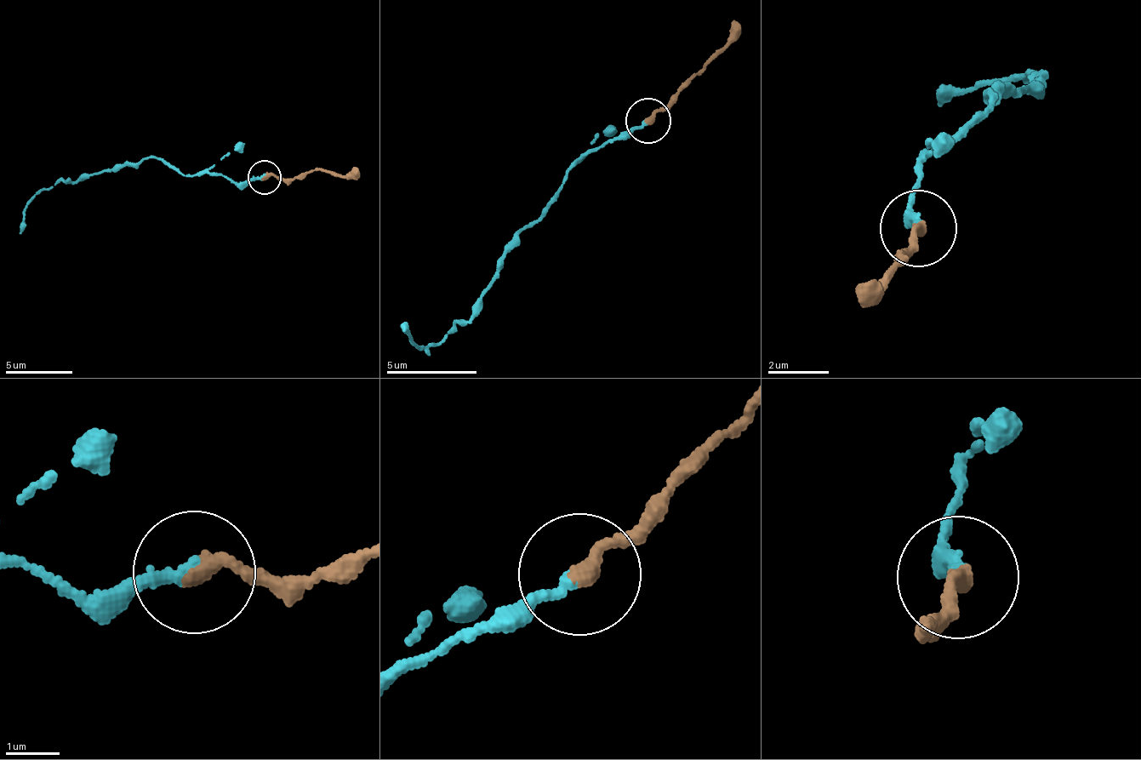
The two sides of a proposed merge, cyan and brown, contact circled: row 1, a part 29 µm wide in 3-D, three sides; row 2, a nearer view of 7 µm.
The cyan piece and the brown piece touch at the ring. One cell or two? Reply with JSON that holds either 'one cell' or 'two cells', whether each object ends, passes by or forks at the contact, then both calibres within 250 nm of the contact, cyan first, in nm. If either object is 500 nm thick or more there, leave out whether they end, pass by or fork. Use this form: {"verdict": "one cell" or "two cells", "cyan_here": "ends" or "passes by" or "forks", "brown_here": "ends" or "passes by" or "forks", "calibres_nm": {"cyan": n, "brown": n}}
{"verdict": "one cell", "cyan_here": "ends", "brown_here": "ends", "calibres_nm": {"cyan": 220, "brown": 320}}

